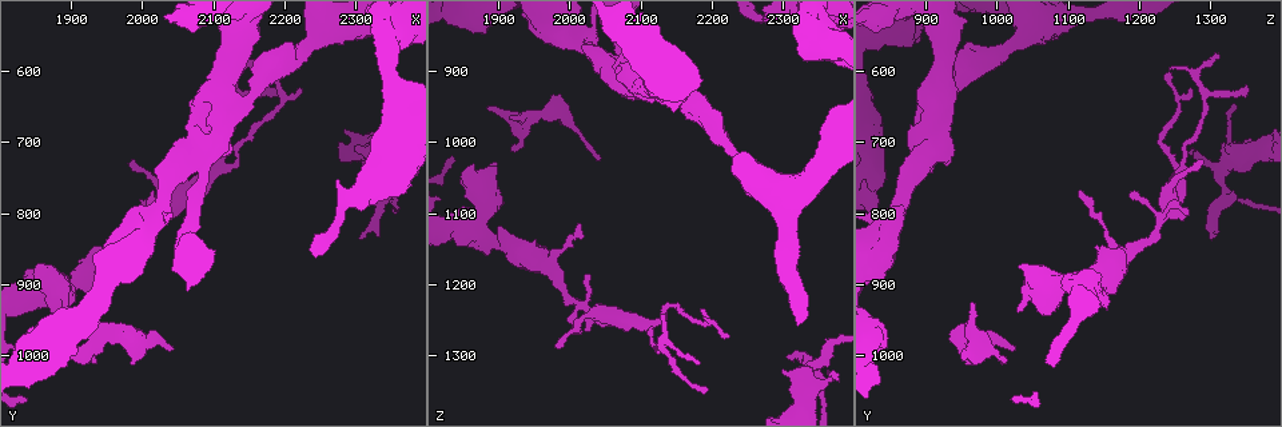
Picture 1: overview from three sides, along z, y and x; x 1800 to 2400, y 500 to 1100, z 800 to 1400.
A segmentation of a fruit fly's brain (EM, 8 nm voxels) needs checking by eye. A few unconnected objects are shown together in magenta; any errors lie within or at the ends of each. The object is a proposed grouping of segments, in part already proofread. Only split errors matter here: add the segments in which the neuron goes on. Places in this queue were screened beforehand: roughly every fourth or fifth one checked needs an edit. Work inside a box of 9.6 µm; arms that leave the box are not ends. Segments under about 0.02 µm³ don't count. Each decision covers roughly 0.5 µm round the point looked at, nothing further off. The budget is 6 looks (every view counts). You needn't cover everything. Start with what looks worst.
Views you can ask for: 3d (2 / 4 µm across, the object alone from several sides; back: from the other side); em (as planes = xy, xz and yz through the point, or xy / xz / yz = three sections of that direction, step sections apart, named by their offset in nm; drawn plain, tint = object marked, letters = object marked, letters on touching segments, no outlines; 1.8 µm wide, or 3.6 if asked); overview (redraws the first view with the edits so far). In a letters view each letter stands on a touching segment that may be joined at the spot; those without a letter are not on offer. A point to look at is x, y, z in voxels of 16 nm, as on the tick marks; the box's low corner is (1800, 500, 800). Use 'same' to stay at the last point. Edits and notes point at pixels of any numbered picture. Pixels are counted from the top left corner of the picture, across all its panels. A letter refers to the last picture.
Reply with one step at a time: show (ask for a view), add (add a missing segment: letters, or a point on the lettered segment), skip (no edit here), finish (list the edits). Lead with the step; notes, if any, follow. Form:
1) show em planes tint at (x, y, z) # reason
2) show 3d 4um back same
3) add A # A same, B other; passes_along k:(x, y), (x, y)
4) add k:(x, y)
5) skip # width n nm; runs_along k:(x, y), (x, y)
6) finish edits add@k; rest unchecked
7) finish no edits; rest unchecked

show 3d 4um at (1885, 1005, 950) # branch stops here

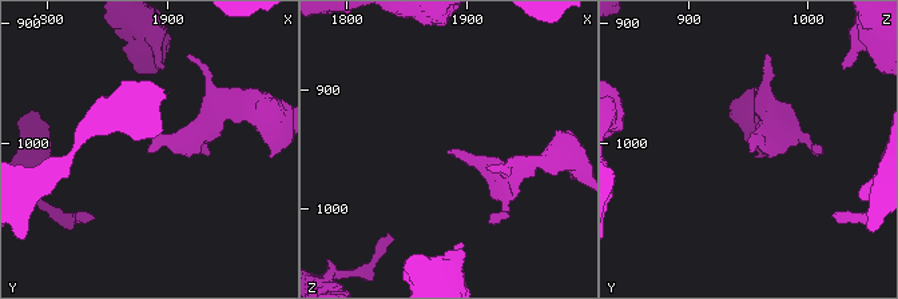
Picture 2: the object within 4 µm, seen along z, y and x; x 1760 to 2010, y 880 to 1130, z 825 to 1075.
show em xy step 4 tint at (1882, 1004, 952) # shape alone is not enough

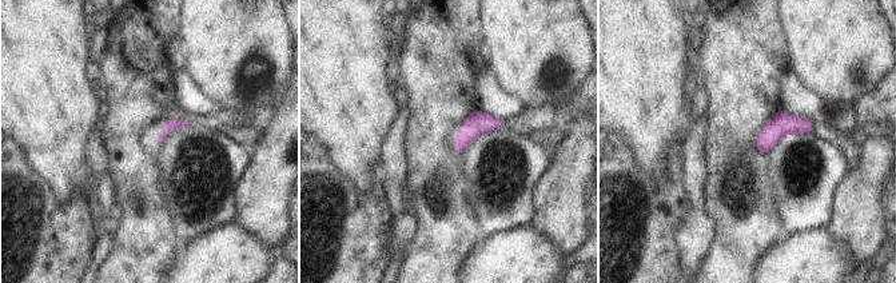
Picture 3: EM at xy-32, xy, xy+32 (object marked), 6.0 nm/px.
show em planes letters same # another direction

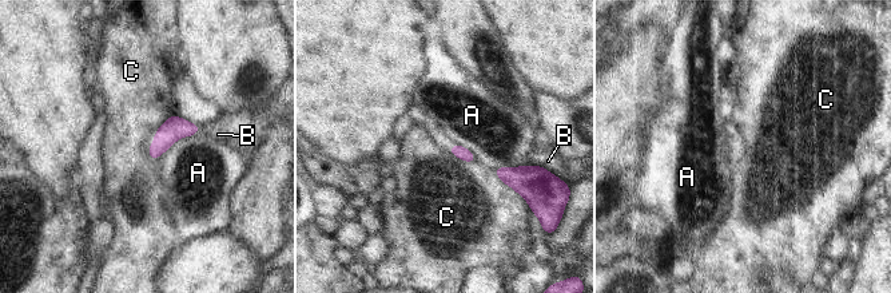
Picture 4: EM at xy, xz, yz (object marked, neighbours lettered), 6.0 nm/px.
skip # longest_contact A 320 nm; A other, B other, C other; no lettered segment goes on from it

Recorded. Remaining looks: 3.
show em planes tint at (2295, 710, 1320)

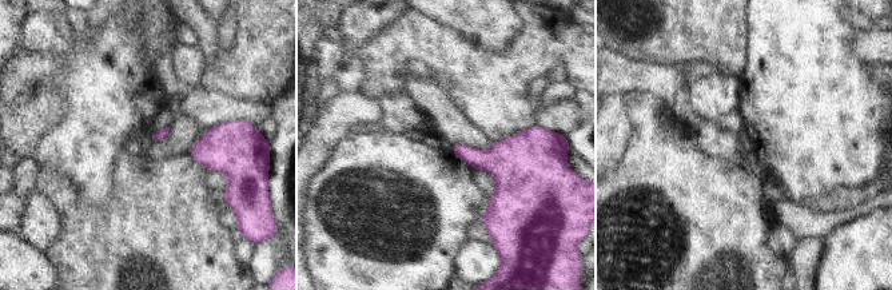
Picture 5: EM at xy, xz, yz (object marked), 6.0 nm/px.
show em planes letters same

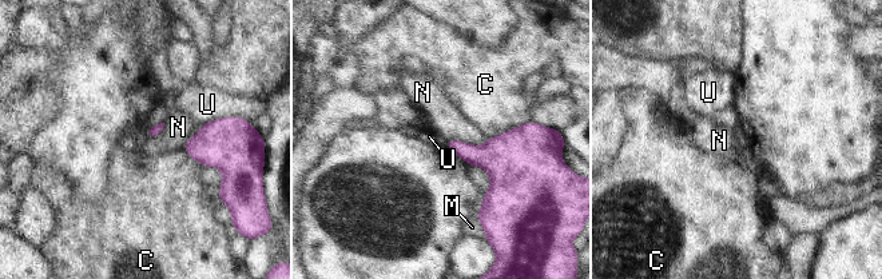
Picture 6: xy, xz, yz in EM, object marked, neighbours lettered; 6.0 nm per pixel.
skip # C other, M other, N other, U other; border 6:(231, 116), (214, 119), (202, 126); no lettered segment goes on from it

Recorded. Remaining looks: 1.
finish no edits; rest unchecked

